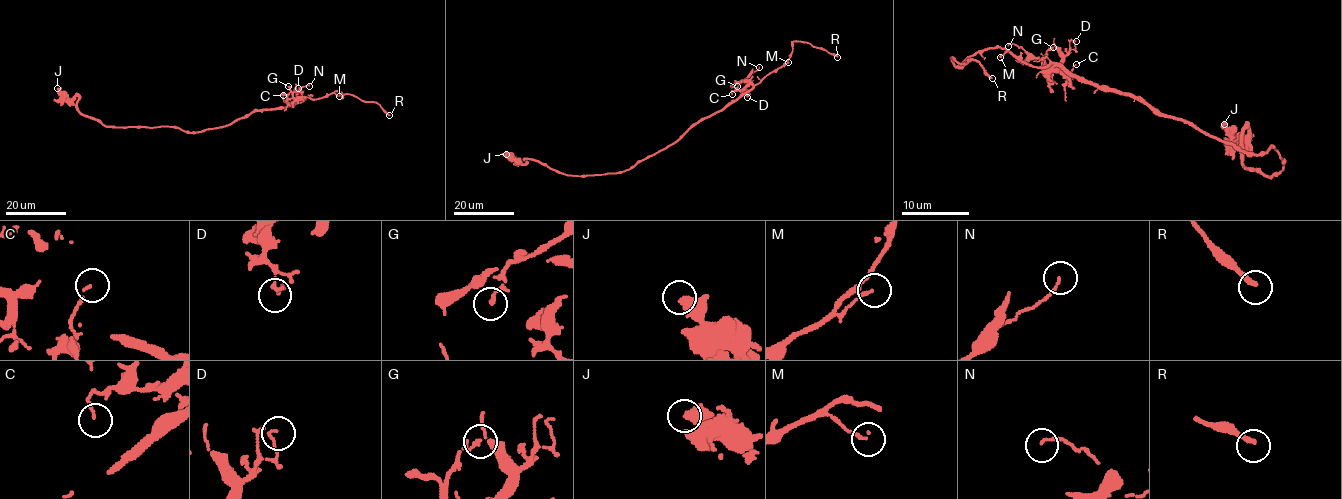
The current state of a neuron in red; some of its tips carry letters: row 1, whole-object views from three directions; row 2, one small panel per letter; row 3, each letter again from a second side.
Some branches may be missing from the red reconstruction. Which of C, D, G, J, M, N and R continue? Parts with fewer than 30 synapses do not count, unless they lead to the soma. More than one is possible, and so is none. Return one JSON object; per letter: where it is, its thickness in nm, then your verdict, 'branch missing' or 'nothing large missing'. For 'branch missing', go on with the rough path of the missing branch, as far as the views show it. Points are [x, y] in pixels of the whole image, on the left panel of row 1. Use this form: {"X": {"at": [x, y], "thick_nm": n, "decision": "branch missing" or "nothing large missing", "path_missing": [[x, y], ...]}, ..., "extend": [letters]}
{"C": {"at": [283, 95], "thick_nm": 100, "decision": "nothing large missing"}, "D": {"at": [298, 88], "thick_nm": 70, "decision": "nothing large missing"}, "G": {"at": [288, 86], "thick_nm": 110, "decision": "nothing large missing"}, "J": {"at": [57, 88], "thick_nm": 600, "decision": "nothing large missing"}, "M": {"at": [339, 96], "thick_nm": 100, "decision": "nothing large missing"}, "N": {"at": [309, 86], "thick_nm": 80, "decision": "nothing large missing"}, "R": {"at": [389, 115], "thick_nm": 200, "decision": "branch missing"}, "extend": ["R"]}

